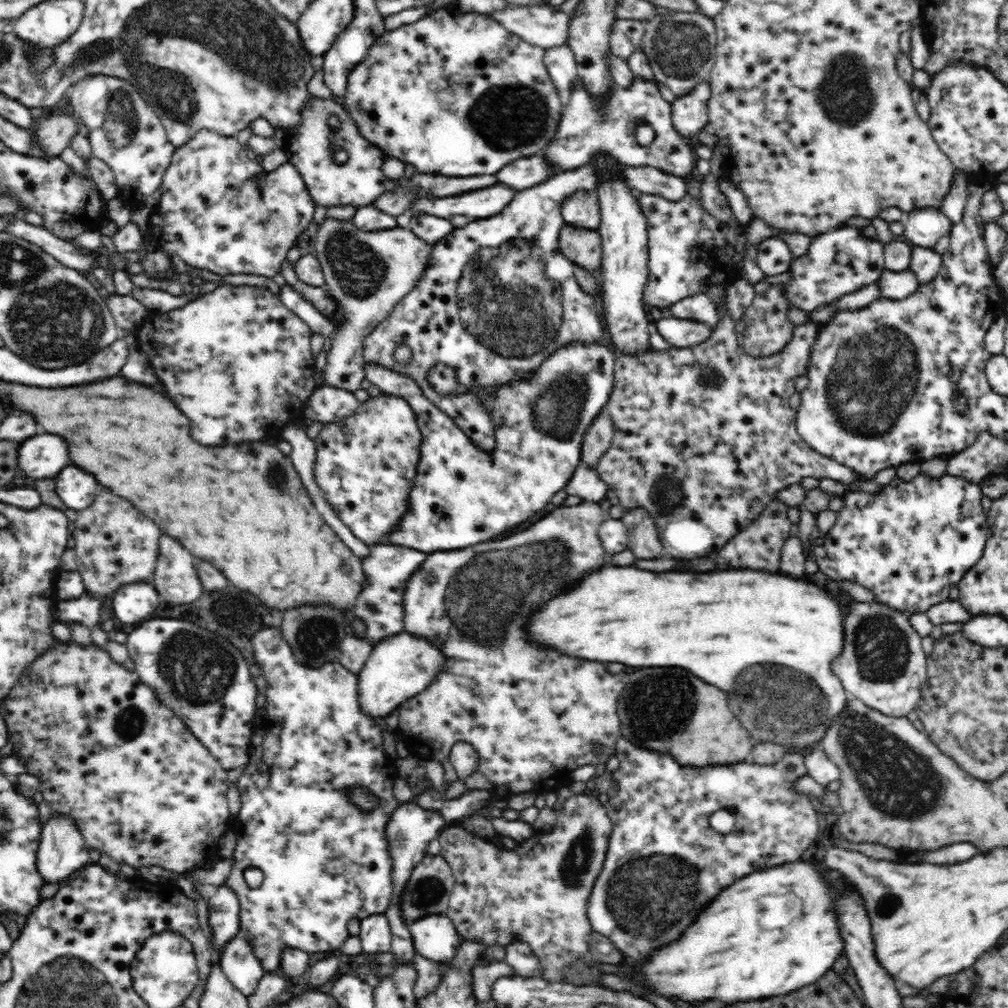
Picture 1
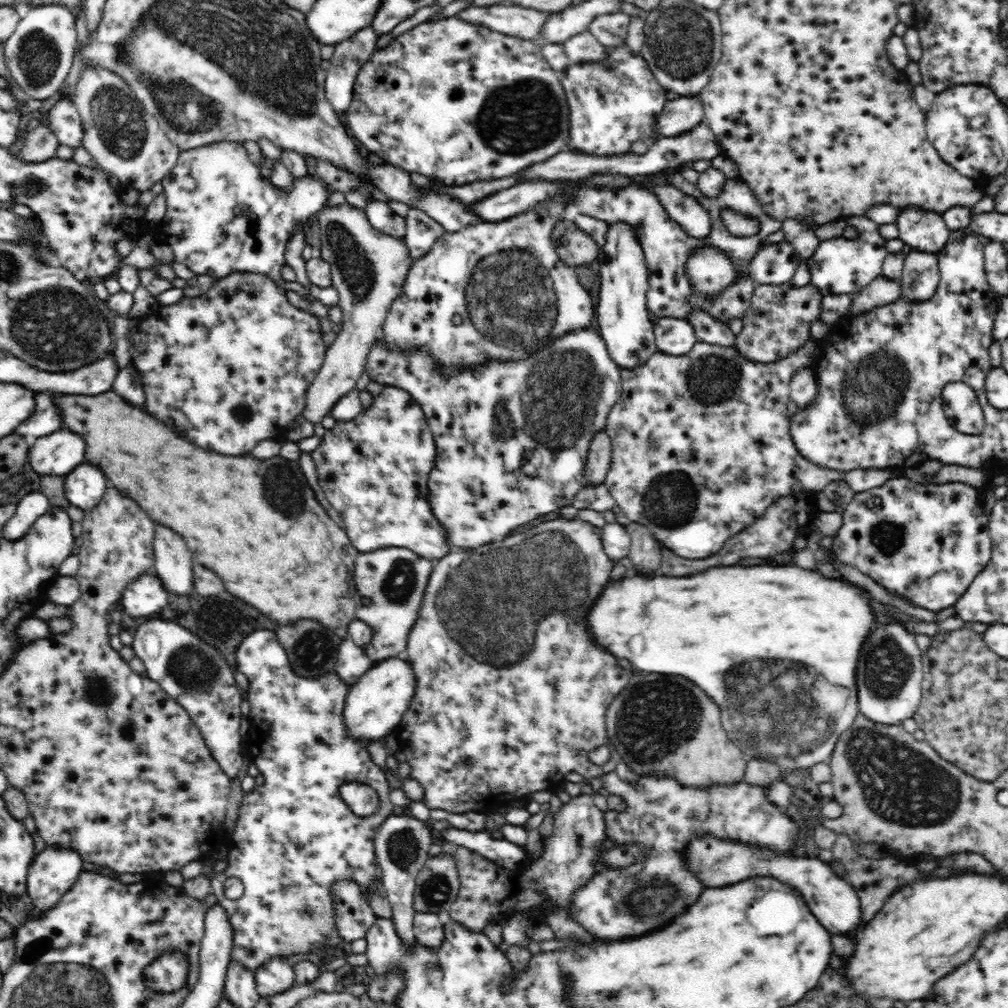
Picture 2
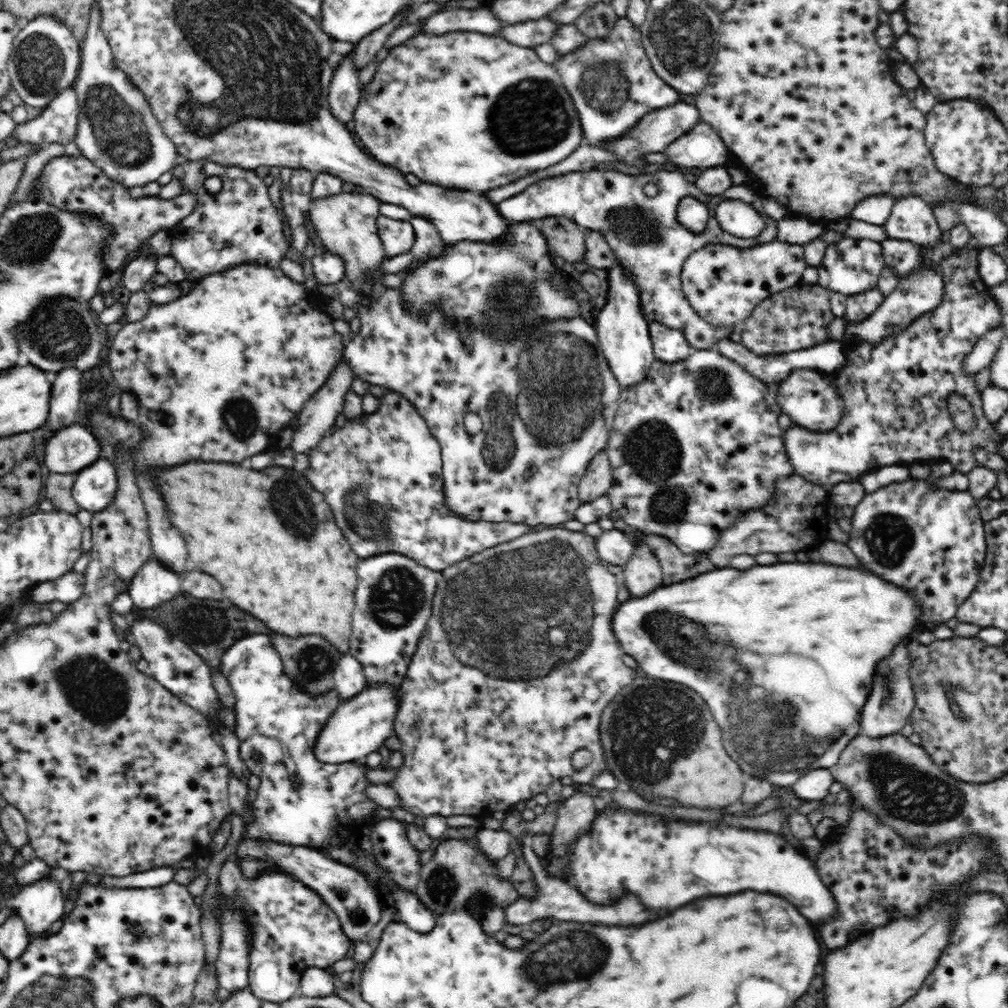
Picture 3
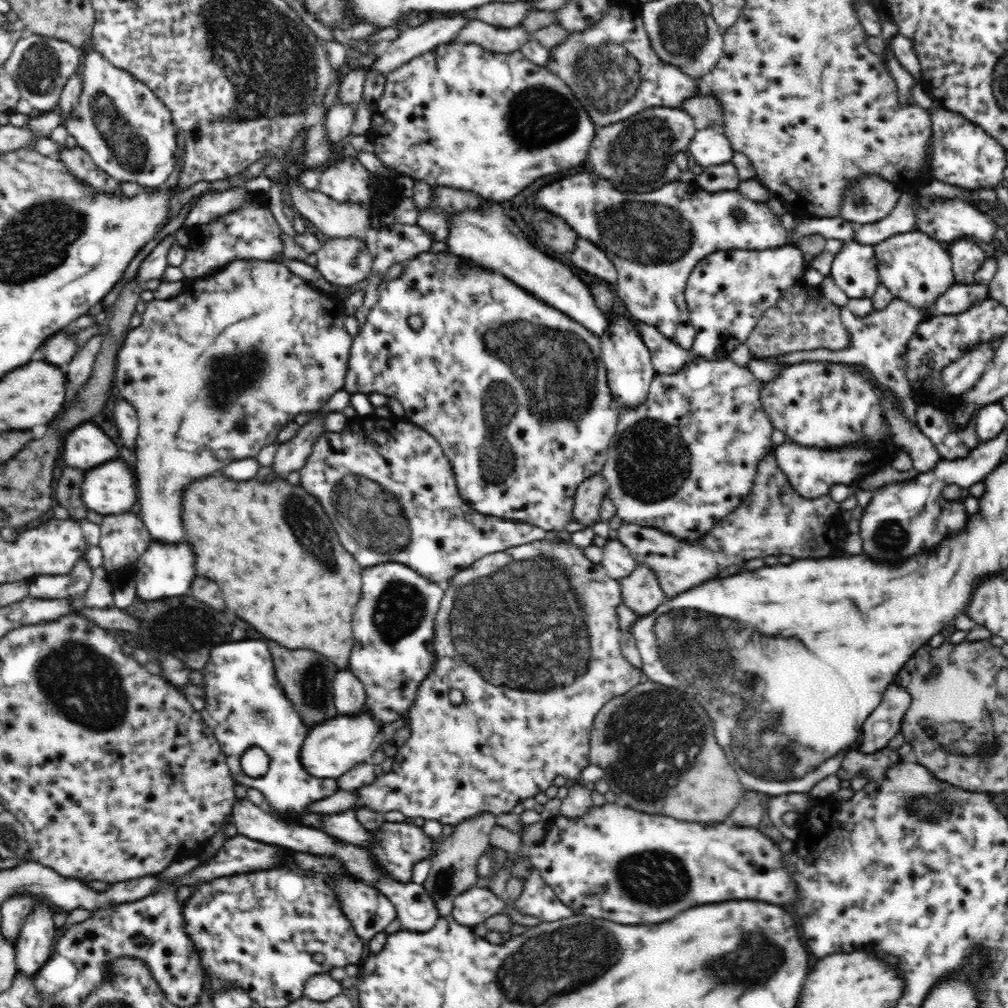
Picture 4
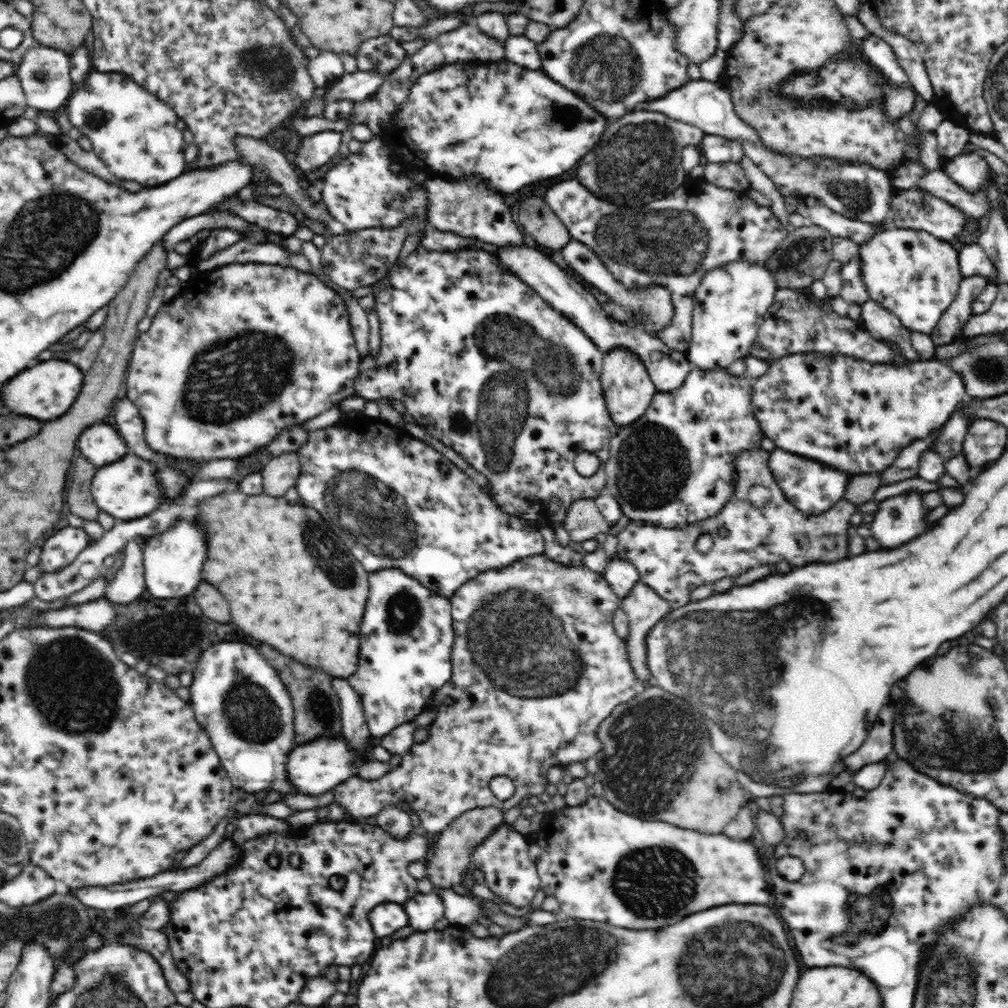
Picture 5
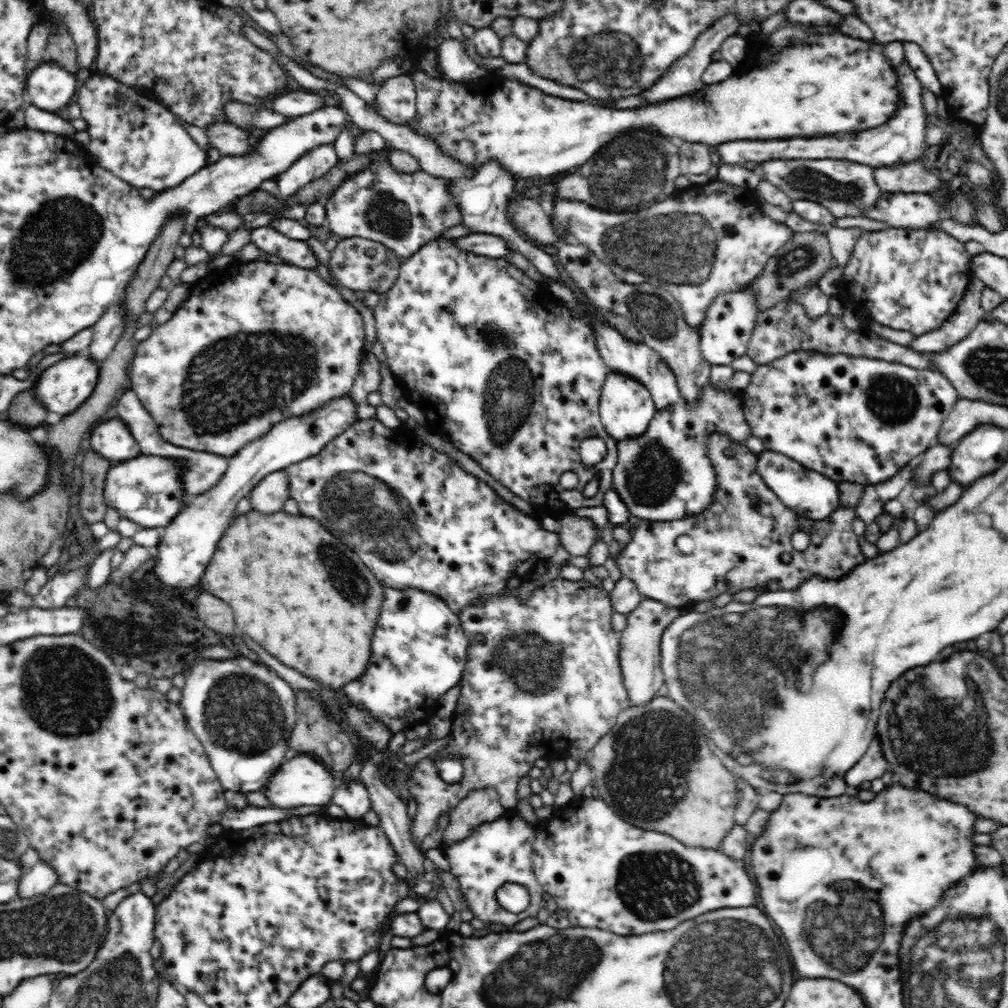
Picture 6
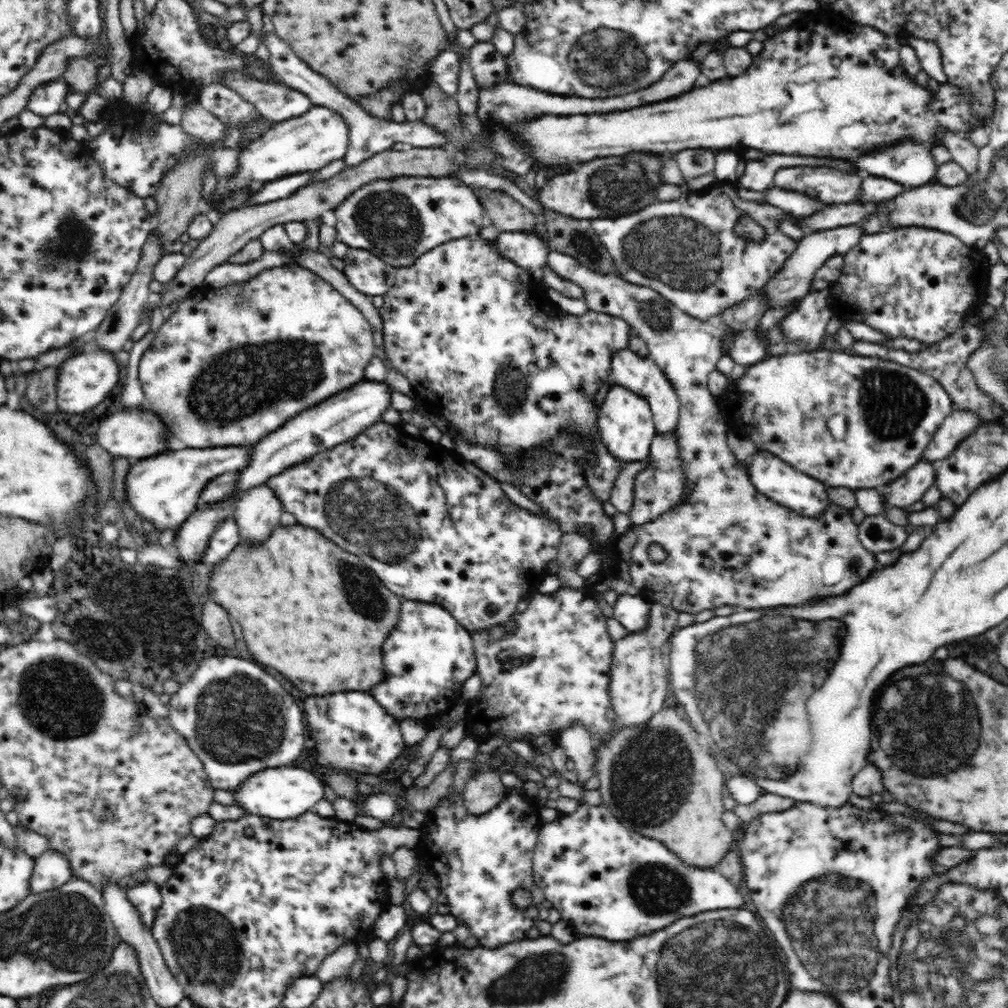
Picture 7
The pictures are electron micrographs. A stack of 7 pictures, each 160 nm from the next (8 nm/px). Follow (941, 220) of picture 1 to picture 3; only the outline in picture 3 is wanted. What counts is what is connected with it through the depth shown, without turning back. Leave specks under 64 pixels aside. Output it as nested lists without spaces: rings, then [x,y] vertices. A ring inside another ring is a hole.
[[[907,196],[908,200],[896,200],[888,220],[883,224],[888,239],[908,240],[921,248],[934,249],[944,244],[947,235],[940,230],[931,206],[919,196]]]

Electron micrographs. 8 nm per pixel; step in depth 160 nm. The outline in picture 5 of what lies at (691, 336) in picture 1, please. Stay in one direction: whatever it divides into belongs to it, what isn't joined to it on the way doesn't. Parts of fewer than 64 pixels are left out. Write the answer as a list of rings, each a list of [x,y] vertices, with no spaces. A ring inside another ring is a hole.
[[[498,247],[495,258],[507,267],[529,288],[534,289],[542,300],[546,301],[553,310],[560,312],[568,321],[576,325],[592,342],[606,354],[614,348],[625,348],[635,354],[646,367],[650,379],[657,392],[674,392],[682,387],[684,380],[692,369],[685,352],[670,348],[664,341],[656,336],[650,336],[641,327],[634,324],[624,324],[610,318],[596,298],[582,288],[576,280],[570,278],[568,271],[558,267],[549,256],[538,249],[522,247]]]

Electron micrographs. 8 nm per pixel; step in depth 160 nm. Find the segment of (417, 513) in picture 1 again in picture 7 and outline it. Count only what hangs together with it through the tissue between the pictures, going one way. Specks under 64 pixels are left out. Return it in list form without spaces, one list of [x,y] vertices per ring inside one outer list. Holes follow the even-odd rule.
[[[476,237],[458,238],[442,244],[420,256],[410,267],[399,267],[396,272],[396,280],[392,288],[383,294],[384,303],[379,309],[382,318],[382,336],[384,340],[385,356],[390,360],[393,368],[401,372],[412,385],[415,392],[415,399],[423,406],[426,415],[442,415],[448,425],[456,427],[458,431],[464,433],[464,437],[470,443],[478,445],[488,445],[500,451],[504,459],[512,459],[512,463],[522,455],[529,455],[536,447],[549,445],[551,440],[560,432],[568,431],[574,435],[580,435],[584,441],[584,477],[594,491],[596,499],[603,504],[608,502],[611,490],[614,486],[618,471],[621,469],[622,462],[605,447],[602,442],[599,428],[597,425],[598,408],[595,401],[597,392],[606,384],[609,379],[610,362],[612,356],[624,348],[629,348],[628,340],[630,334],[637,336],[630,325],[616,316],[609,316],[605,313],[588,311],[582,316],[572,316],[557,310],[549,298],[547,298],[547,288],[535,282],[534,278],[522,267],[517,266],[512,260],[505,258],[493,242]]]

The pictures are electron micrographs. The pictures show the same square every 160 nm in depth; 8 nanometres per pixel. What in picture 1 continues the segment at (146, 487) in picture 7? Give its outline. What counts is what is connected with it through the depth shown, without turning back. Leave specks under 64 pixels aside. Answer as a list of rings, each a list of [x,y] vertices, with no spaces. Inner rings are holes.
[[[68,466],[57,474],[54,480],[56,480],[56,493],[67,508],[81,511],[94,502],[98,482],[90,472],[84,472],[76,466]]]

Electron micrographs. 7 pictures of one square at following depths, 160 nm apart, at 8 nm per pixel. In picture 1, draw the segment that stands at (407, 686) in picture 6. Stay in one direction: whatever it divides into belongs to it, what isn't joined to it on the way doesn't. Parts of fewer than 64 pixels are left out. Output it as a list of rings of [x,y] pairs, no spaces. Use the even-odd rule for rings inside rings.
[[[380,544],[371,547],[369,555],[362,562],[365,574],[364,588],[356,597],[353,608],[349,611],[366,624],[366,640],[371,644],[378,644],[384,638],[400,634],[404,628],[404,584],[408,578],[422,566],[426,560],[425,552],[394,544]]]

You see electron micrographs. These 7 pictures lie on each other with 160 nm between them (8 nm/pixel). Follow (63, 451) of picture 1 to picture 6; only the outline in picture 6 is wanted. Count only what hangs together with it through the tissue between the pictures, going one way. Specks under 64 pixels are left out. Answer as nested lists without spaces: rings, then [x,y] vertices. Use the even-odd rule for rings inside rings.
[[[106,416],[96,424],[90,438],[91,448],[111,462],[140,456],[140,445],[128,430],[128,425],[112,416]]]

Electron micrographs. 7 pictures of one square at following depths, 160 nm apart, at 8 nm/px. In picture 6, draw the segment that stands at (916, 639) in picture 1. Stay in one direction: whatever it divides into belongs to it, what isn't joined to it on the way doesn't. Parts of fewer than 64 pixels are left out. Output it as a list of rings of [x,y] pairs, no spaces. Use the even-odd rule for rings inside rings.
[[[878,738],[872,740],[864,757],[852,768],[848,769],[845,781],[849,786],[863,788],[874,778],[881,778],[889,770],[888,761],[882,756],[882,747]]]

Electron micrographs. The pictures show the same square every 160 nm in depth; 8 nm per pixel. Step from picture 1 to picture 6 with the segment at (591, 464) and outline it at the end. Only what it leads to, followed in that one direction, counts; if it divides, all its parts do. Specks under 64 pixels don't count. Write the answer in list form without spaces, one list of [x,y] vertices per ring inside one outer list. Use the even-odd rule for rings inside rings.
[[[565,512],[559,518],[559,544],[572,556],[587,556],[590,547],[596,542],[600,530],[590,519],[576,517]]]

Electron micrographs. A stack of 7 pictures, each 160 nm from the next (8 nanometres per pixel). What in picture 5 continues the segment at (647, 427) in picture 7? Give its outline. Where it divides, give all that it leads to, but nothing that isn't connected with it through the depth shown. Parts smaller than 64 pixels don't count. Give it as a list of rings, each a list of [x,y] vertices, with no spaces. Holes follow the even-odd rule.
[[[614,348],[606,352],[602,360],[601,386],[610,418],[618,427],[636,422],[647,412],[657,393],[644,363],[625,348]]]

